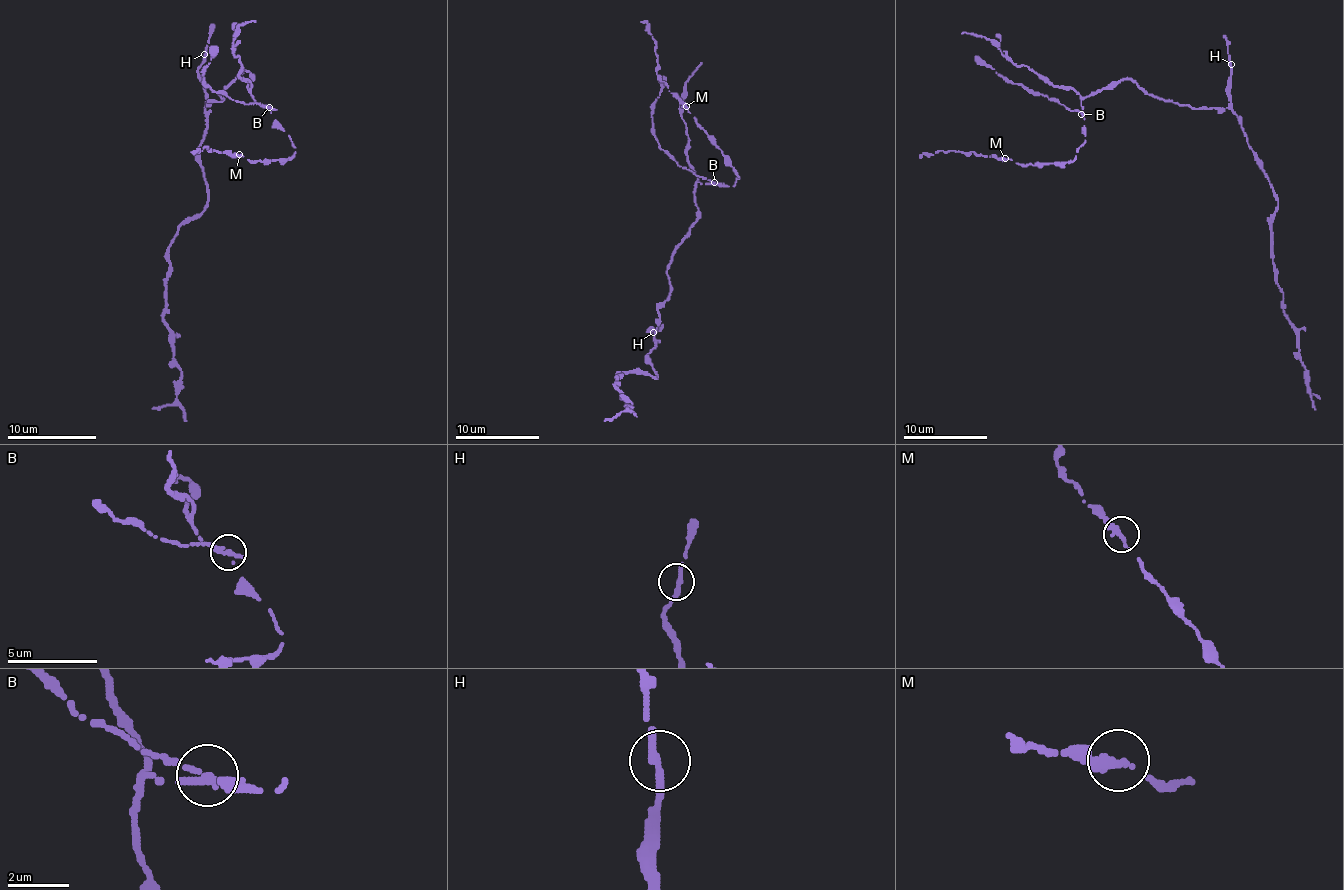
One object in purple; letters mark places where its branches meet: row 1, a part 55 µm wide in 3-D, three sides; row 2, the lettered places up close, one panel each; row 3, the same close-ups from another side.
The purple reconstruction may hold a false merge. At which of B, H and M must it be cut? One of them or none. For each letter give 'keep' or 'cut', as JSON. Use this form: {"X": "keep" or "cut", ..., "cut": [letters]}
{"B": "cut", "H": "keep", "M": "keep", "cut": ["B"]}

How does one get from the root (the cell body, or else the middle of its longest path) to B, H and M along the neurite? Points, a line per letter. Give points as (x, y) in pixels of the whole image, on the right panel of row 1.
B: (1181, 104), (1154, 97), (1133, 81), (1124, 79), (1087, 95), (1080, 102), (1080, 114)
H: (1181, 104), (1193, 108), (1227, 108), (1231, 102), (1231, 64)
M: (1181, 104), (1154, 97), (1124, 79), (1093, 91), (1080, 102), (1084, 141), (1072, 160), (1017, 164), (1005, 158)

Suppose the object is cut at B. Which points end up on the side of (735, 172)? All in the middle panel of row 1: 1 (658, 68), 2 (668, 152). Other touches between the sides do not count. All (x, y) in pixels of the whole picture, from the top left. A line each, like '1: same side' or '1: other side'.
1: same side
2: other side

